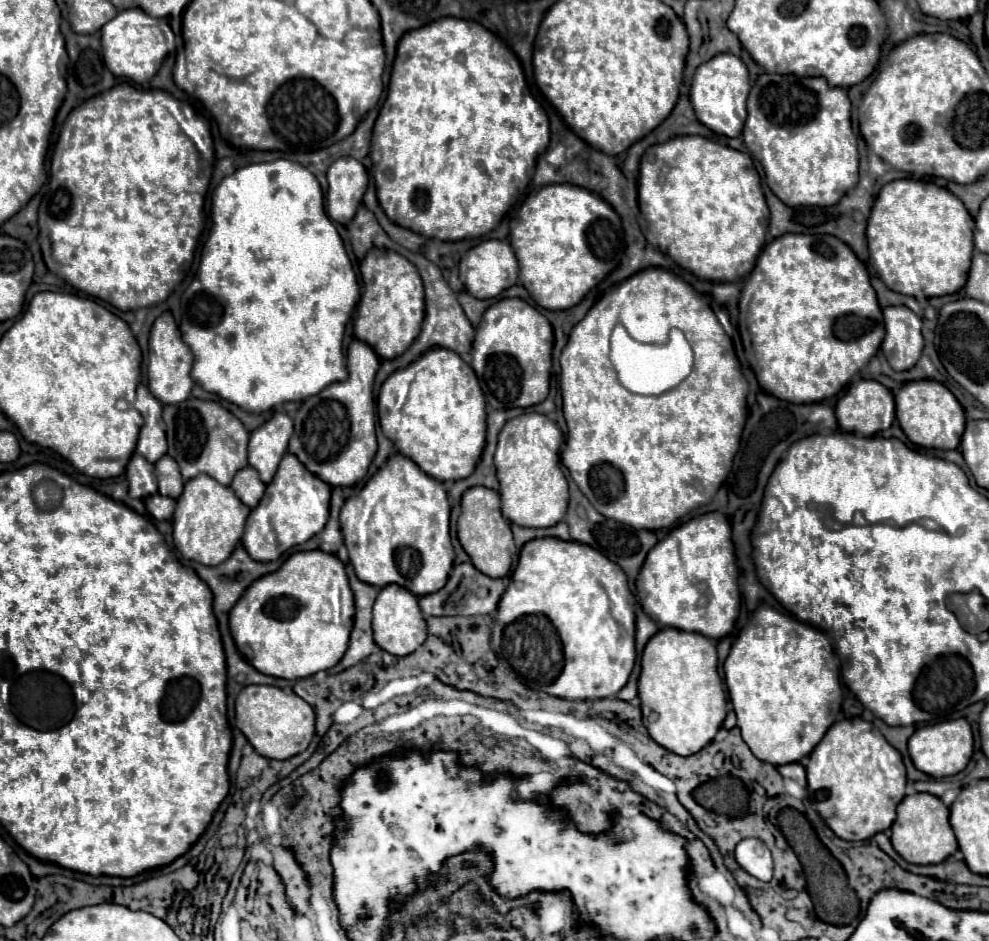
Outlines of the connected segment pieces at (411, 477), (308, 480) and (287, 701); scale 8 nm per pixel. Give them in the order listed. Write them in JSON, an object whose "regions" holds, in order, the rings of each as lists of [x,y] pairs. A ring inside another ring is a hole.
{"regions":[[[[392,455],[364,485],[364,489],[346,499],[340,509],[340,527],[349,563],[360,581],[376,587],[396,583],[414,595],[430,595],[444,587],[454,561],[450,543],[450,503],[440,481],[432,479],[404,455]]],[[[286,453],[278,465],[272,483],[266,485],[266,493],[256,509],[250,511],[242,545],[254,561],[274,561],[290,547],[308,541],[312,535],[324,529],[328,521],[332,487],[318,475],[312,475],[292,453]]],[[[248,685],[236,697],[236,727],[246,735],[246,739],[252,743],[258,755],[266,759],[282,761],[282,759],[294,757],[296,753],[302,753],[310,745],[312,735],[314,735],[314,711],[304,699],[300,699],[294,693],[284,693],[280,687]]]]}

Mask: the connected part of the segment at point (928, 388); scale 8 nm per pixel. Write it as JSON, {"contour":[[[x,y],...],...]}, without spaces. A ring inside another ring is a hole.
{"contour":[[[932,379],[908,381],[902,385],[902,389],[895,395],[894,420],[895,418],[912,443],[924,448],[941,450],[956,449],[960,445],[964,425],[966,425],[964,411],[956,401],[956,397],[942,383]]]}

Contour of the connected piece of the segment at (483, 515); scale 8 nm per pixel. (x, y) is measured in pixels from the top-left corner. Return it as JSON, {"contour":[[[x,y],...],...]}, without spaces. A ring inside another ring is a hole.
{"contour":[[[472,487],[462,497],[462,511],[458,517],[458,541],[470,555],[474,567],[484,575],[504,577],[512,567],[514,541],[508,519],[500,513],[500,495],[486,487]]]}

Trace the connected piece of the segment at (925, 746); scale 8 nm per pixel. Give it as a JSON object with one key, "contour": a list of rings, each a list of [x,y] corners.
{"contour":[[[966,719],[942,721],[936,725],[924,725],[908,741],[908,753],[922,773],[930,777],[948,777],[960,773],[972,757],[972,729]]]}

